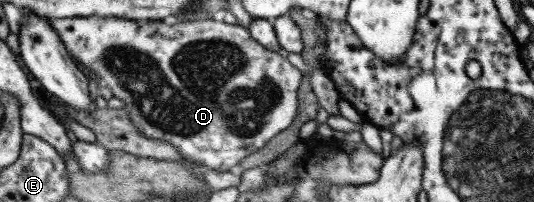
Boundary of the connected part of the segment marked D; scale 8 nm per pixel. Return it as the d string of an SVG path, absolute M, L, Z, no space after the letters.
M69 17L64 19L54 18L52 27L56 29L68 53L72 54L77 63L88 69L90 75L100 81L112 91L113 97L124 102L125 111L129 112L130 120L137 125L139 133L149 139L160 139L178 148L184 160L200 163L206 168L230 172L237 170L237 164L248 155L265 147L276 135L286 132L294 123L299 114L299 90L302 83L302 72L288 62L288 58L278 52L268 50L262 44L252 39L250 32L240 25L228 24L214 19L196 19L196 21L183 21L177 23L162 20L134 20L118 19L118 17Z

